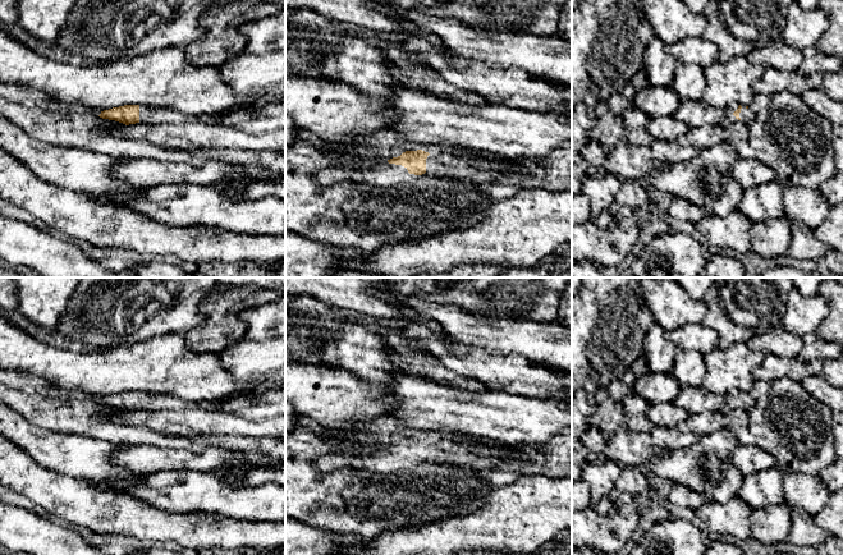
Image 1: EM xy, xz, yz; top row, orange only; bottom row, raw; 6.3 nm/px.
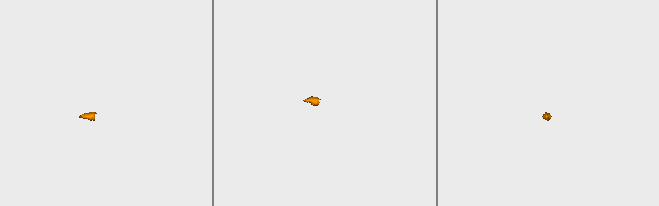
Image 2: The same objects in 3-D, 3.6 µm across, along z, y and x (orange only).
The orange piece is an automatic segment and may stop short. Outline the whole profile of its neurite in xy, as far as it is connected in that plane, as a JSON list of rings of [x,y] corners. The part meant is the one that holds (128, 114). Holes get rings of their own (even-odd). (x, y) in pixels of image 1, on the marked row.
[[[124,105],[101,111],[98,115],[102,119],[115,120],[125,125],[143,124],[178,124],[185,123],[189,118],[171,109],[155,109],[139,105]]]

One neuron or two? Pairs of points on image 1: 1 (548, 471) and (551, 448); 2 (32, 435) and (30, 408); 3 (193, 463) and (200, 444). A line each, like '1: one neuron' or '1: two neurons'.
1: one neuron
2: two neurons
3: two neurons

